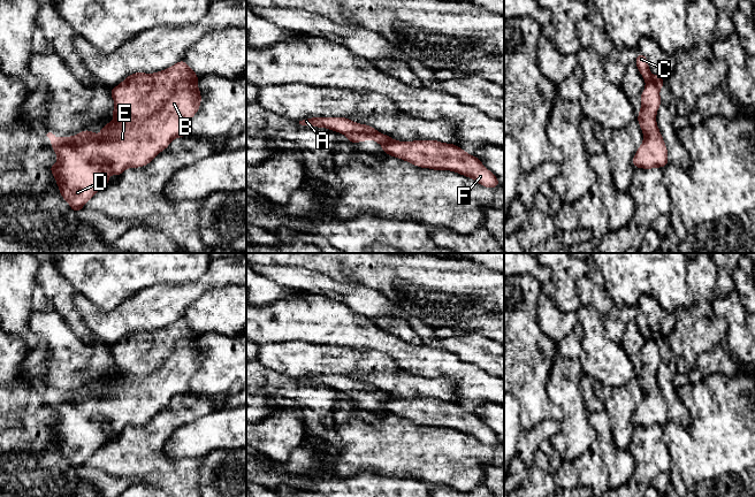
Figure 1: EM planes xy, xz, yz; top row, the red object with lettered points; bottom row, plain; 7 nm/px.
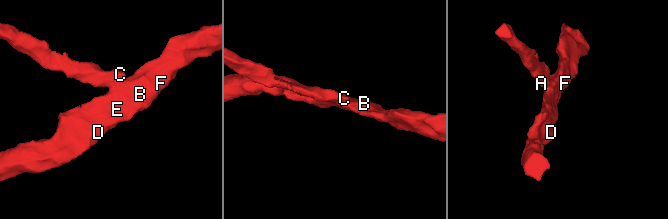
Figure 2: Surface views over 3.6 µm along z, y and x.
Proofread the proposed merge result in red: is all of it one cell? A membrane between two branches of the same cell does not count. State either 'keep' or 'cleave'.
cleave

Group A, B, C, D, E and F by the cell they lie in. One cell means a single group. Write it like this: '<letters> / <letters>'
A C / B D E F

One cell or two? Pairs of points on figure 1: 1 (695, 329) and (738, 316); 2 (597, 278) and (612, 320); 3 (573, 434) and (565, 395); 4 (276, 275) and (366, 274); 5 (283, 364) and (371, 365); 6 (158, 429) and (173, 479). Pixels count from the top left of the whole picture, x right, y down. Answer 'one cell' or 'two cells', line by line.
1: two cells
2: two cells
3: one cell
4: two cells
5: one cell
6: one cell

